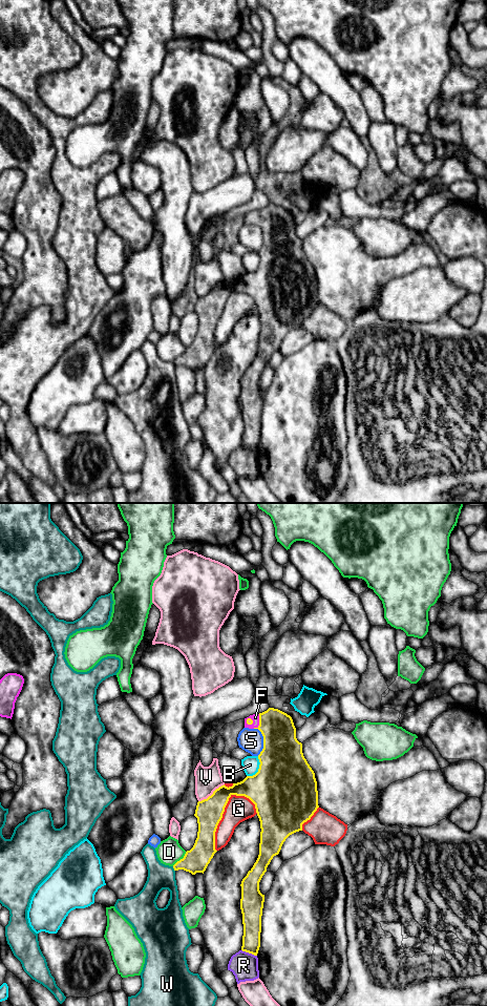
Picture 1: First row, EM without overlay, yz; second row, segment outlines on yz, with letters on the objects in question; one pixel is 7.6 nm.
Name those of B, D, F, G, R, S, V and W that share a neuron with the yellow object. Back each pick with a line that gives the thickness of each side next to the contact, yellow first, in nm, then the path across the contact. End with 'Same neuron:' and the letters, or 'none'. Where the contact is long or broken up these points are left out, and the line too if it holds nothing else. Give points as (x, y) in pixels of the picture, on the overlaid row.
F: 280/60 nm | across yz (280, 746), (259, 722), (255, 717)
Same neuron: F

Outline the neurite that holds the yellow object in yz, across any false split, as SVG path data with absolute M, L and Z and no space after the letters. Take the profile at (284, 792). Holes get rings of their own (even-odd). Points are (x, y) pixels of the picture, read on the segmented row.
M269 708L262 713L253 714L245 718L245 728L258 729L263 736L263 749L258 755L260 762L258 772L253 776L247 776L240 782L233 783L232 787L228 788L224 784L216 789L207 799L197 802L194 814L198 823L197 838L193 847L186 852L184 858L177 861L173 865L173 868L174 871L184 869L191 873L192 875L195 875L196 873L204 874L214 854L217 852L215 850L215 832L219 821L223 818L223 814L229 798L232 795L245 796L255 804L261 829L259 855L253 867L248 872L247 876L241 881L240 909L244 924L241 950L257 956L260 947L261 916L264 902L264 895L262 895L259 890L259 882L267 872L267 867L273 857L279 854L285 839L290 835L302 831L302 824L311 819L319 805L315 773L303 756L302 743L299 742L296 738L296 728L292 717L278 709Z

